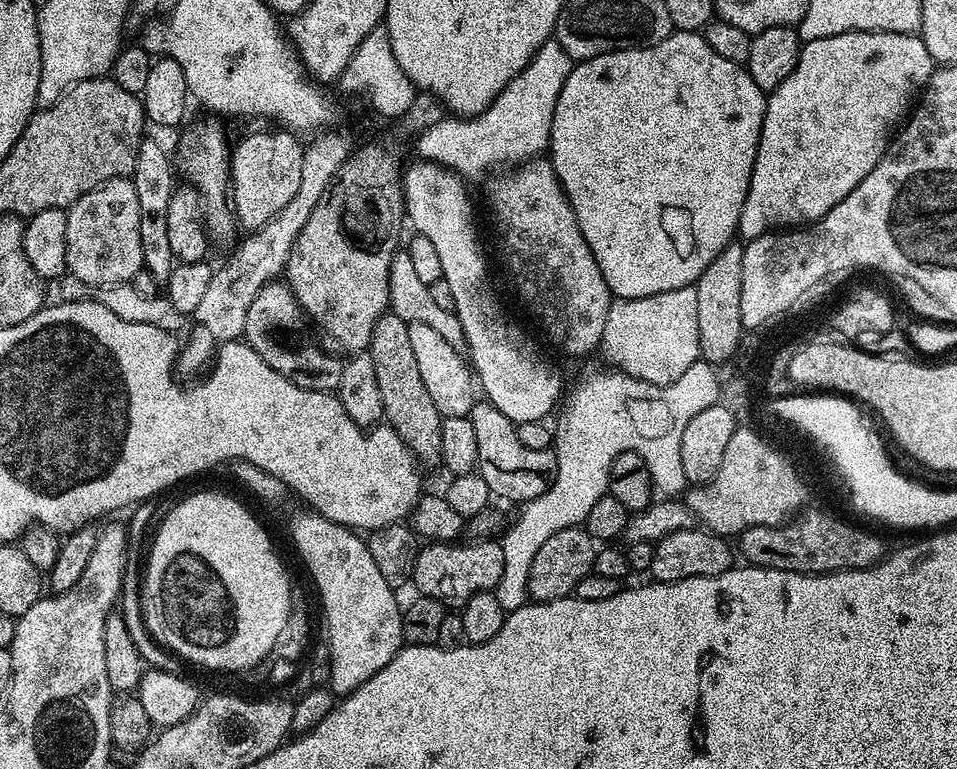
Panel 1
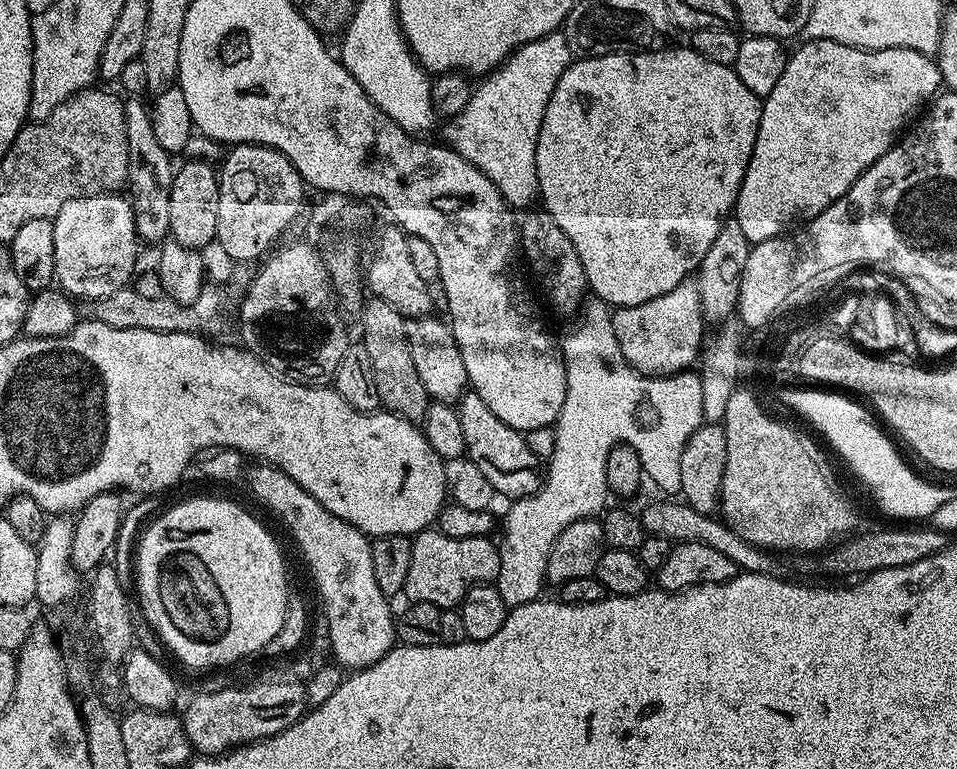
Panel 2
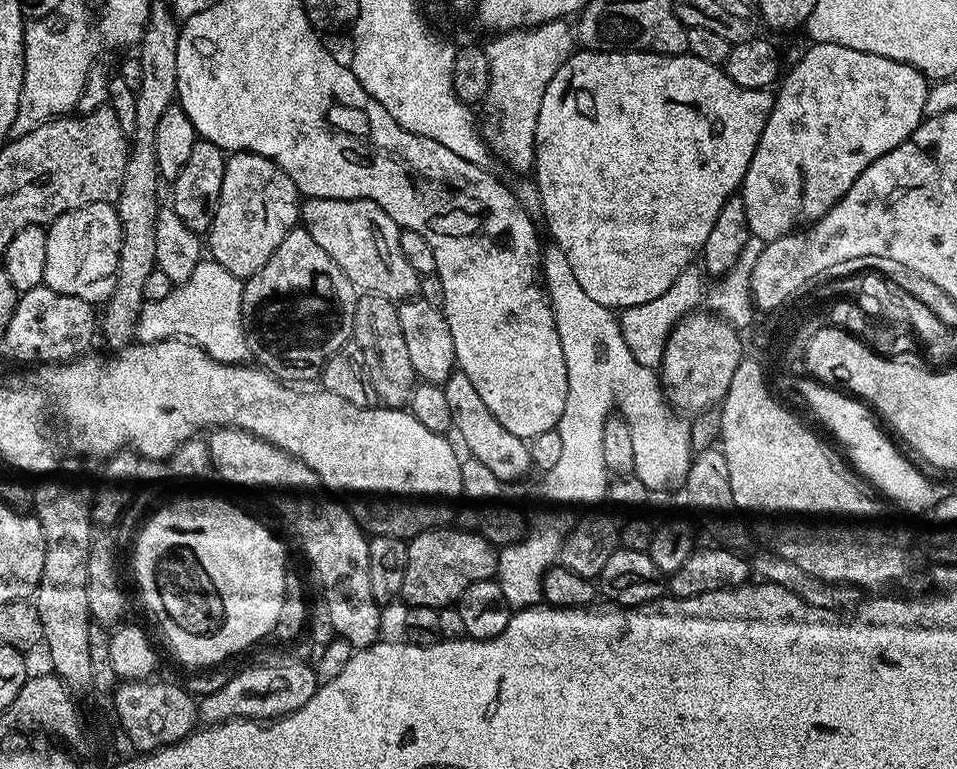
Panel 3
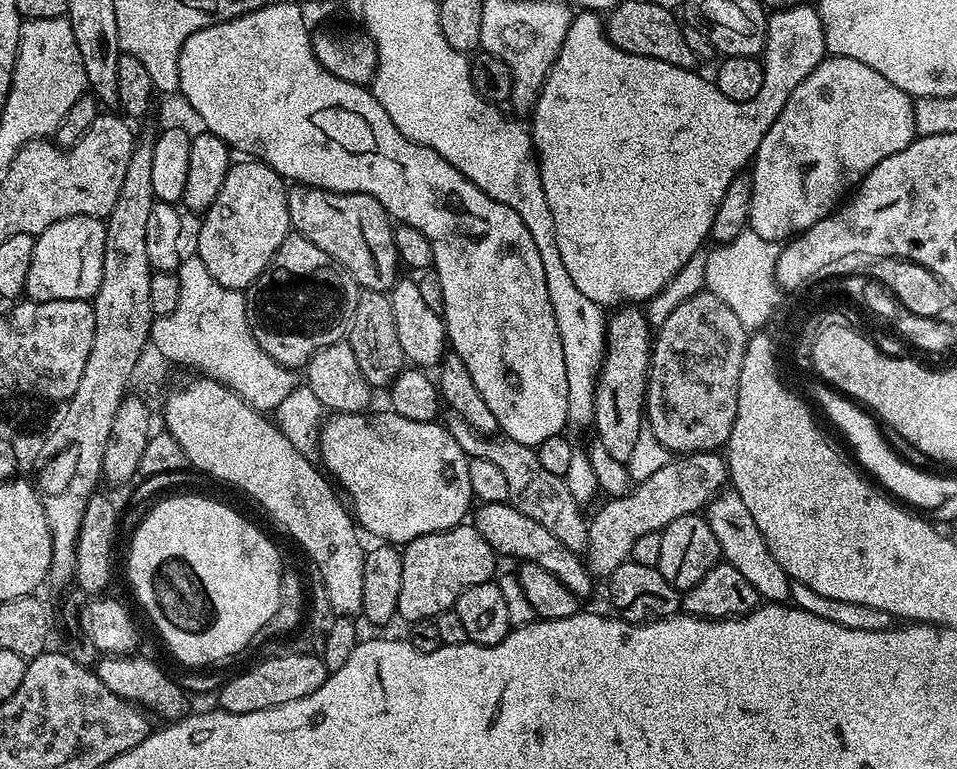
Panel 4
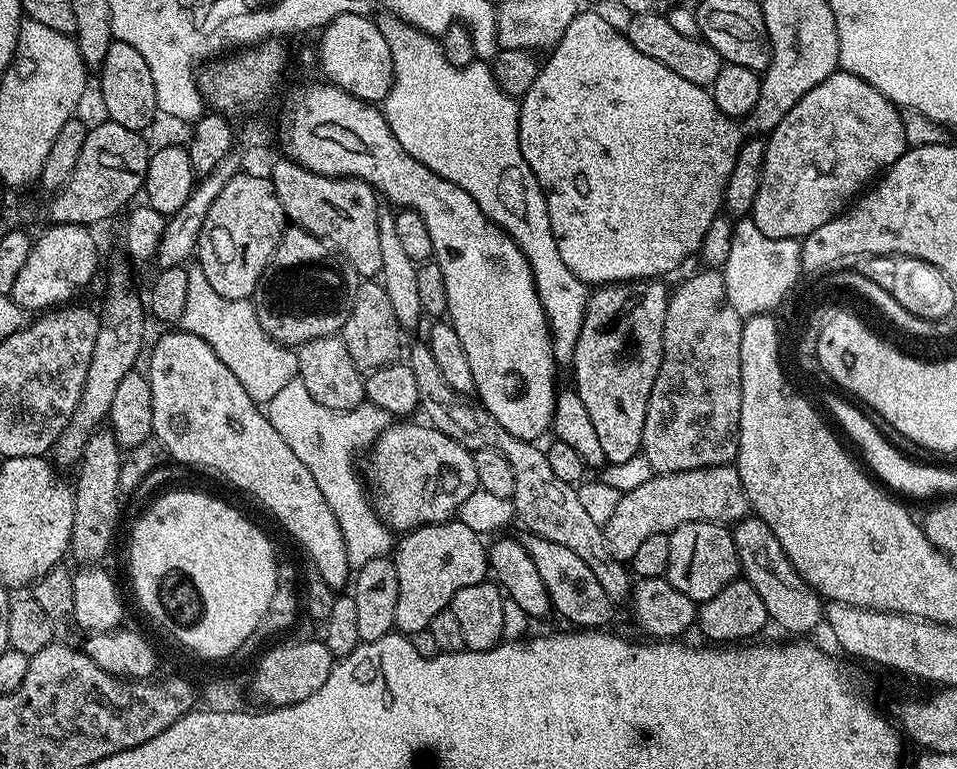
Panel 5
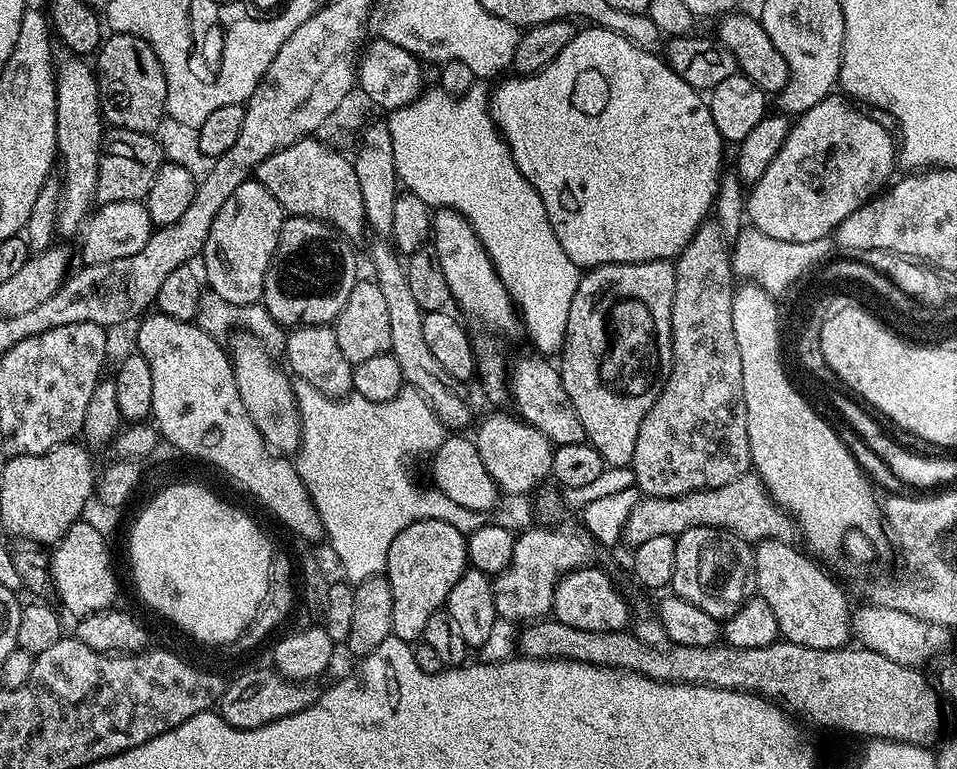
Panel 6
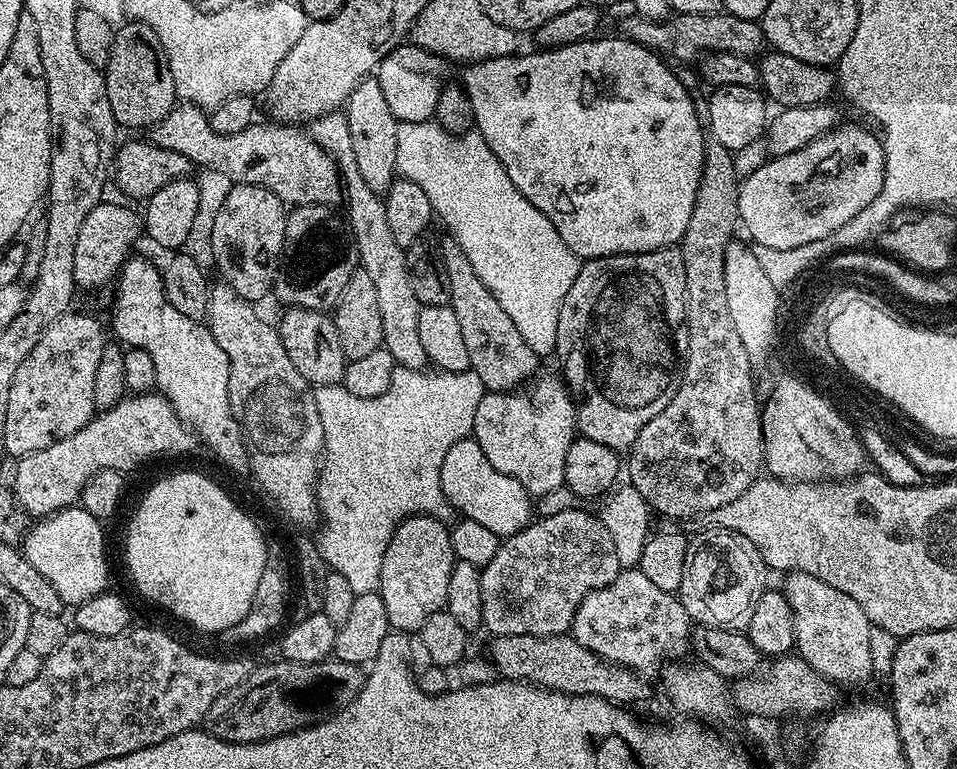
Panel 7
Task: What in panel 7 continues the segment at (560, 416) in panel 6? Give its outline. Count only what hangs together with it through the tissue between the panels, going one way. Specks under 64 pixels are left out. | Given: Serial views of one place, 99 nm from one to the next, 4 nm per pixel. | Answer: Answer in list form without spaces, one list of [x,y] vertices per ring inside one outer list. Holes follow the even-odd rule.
[[[451,234],[445,235],[445,240],[438,244],[438,251],[446,270],[446,278],[450,278],[450,298],[447,305],[458,318],[462,339],[466,341],[466,350],[470,353],[471,372],[482,378],[482,386],[487,391],[511,392],[519,389],[537,375],[538,358],[534,350],[526,346],[522,334],[518,334],[514,327],[514,321],[508,317],[506,310],[502,310],[502,306],[498,306],[498,298],[494,298],[494,294],[486,290],[482,278],[474,274],[470,258],[466,258],[462,246],[458,246]]]

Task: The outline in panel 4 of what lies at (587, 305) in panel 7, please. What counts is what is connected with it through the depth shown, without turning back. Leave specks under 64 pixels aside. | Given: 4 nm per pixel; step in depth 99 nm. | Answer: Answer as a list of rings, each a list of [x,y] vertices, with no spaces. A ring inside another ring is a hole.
[[[636,306],[617,307],[606,323],[608,338],[604,346],[604,363],[596,377],[592,424],[596,428],[595,439],[606,446],[606,454],[628,464],[646,420],[650,325],[647,315]]]

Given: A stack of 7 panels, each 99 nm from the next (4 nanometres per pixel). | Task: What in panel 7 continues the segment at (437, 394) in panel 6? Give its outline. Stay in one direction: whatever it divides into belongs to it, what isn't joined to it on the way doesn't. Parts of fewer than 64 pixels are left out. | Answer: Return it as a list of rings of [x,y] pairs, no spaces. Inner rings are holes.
[[[343,111],[331,112],[322,118],[313,120],[310,125],[310,135],[322,150],[331,154],[336,162],[336,168],[340,172],[342,181],[342,196],[348,200],[348,212],[346,211],[346,223],[352,230],[352,239],[356,242],[356,254],[359,267],[366,269],[370,278],[374,278],[374,290],[378,293],[378,310],[382,310],[382,334],[384,342],[382,347],[390,350],[394,362],[401,368],[419,368],[423,369],[428,364],[426,358],[426,349],[422,347],[422,341],[418,335],[418,314],[421,305],[418,298],[414,298],[414,289],[410,287],[410,278],[406,270],[405,249],[394,242],[394,233],[390,230],[390,222],[386,222],[386,206],[381,193],[370,190],[366,186],[365,179],[362,178],[361,171],[358,170],[358,162],[354,162],[354,142],[350,138],[350,126],[348,125],[347,115]]]

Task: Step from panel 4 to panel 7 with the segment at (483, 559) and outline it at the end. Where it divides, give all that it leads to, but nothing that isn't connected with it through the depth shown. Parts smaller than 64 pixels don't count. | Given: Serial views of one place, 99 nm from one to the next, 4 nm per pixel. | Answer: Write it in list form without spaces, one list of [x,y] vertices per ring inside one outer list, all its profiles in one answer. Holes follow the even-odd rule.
[[[421,515],[401,521],[386,549],[378,589],[382,602],[386,602],[389,629],[419,633],[426,618],[445,607],[450,570],[456,561],[451,548],[451,531],[445,521]]]

